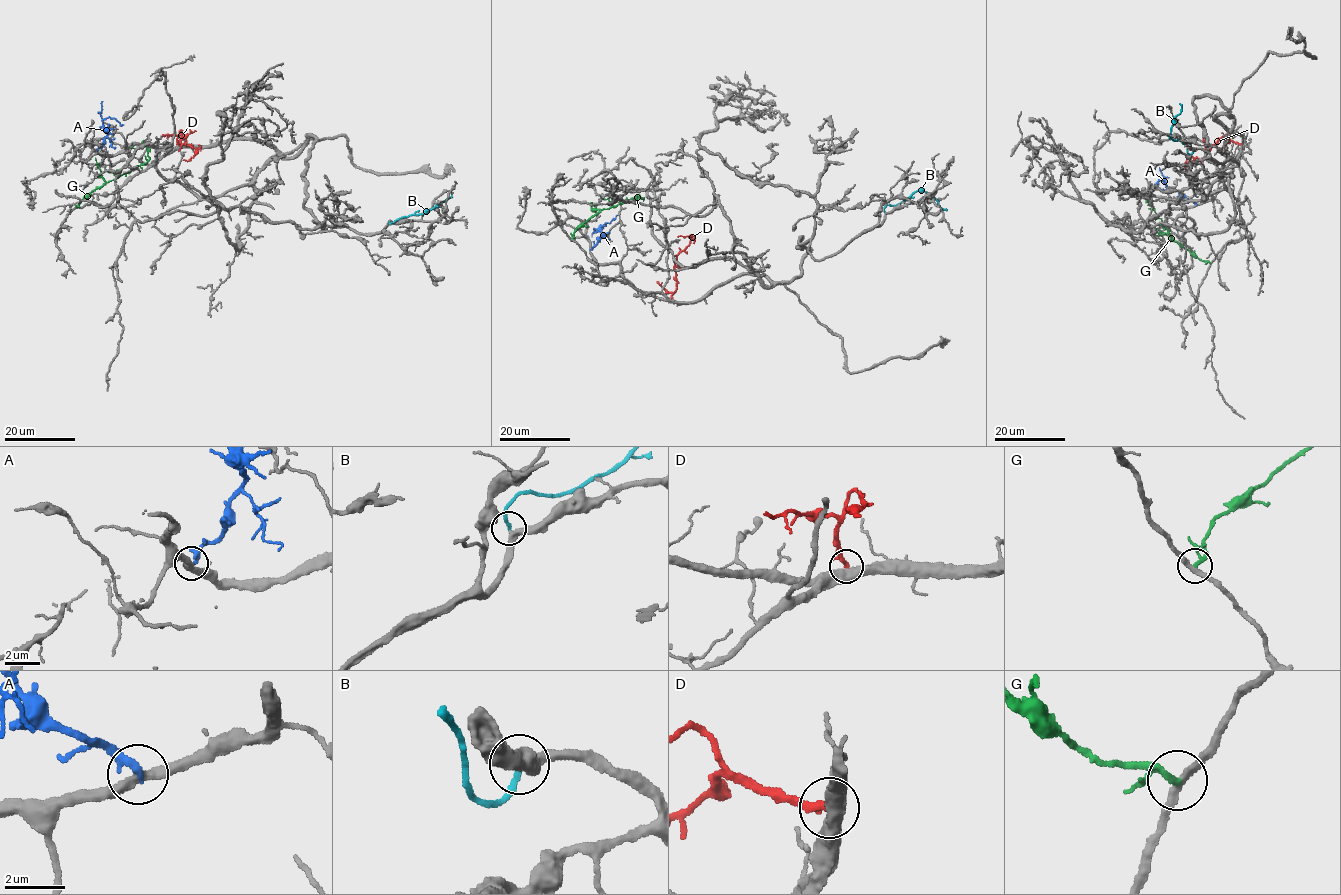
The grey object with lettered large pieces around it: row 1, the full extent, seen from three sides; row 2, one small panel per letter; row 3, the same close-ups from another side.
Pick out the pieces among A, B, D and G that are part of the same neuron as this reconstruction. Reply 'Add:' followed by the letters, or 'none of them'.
Add: B

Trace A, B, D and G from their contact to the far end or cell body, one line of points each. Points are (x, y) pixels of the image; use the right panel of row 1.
A: (1196, 204), (1180, 192), (1167, 188), (1161, 179), (1154, 184)
B: (1194, 149), (1187, 153), (1186, 144), (1171, 136), (1172, 121), (1181, 111), (1179, 103)
D: (1242, 144), (1225, 135), (1205, 156), (1186, 165), (1189, 179)
G: (1211, 263), (1196, 257), (1174, 240), (1147, 199), (1150, 205), (1147, 205)

